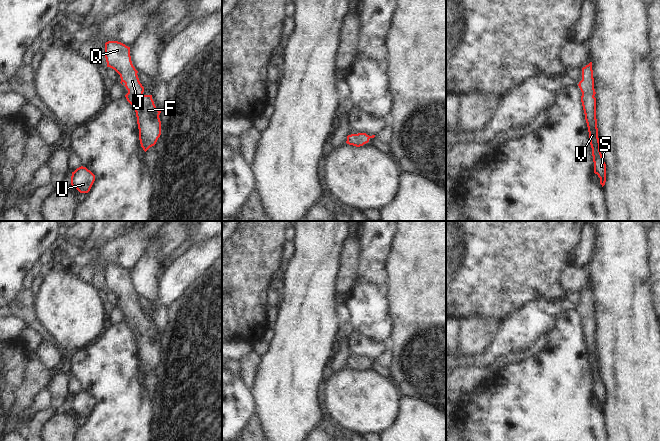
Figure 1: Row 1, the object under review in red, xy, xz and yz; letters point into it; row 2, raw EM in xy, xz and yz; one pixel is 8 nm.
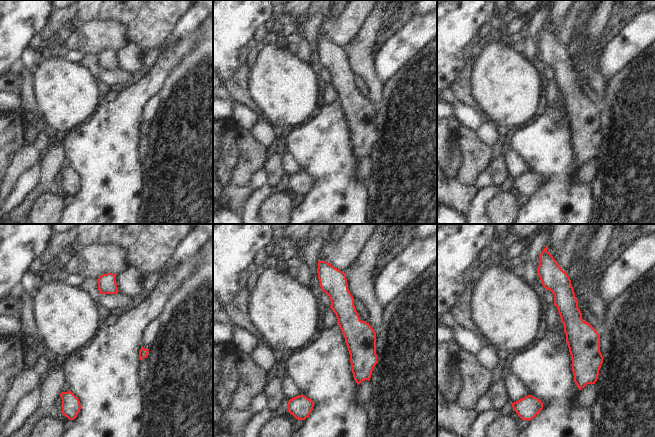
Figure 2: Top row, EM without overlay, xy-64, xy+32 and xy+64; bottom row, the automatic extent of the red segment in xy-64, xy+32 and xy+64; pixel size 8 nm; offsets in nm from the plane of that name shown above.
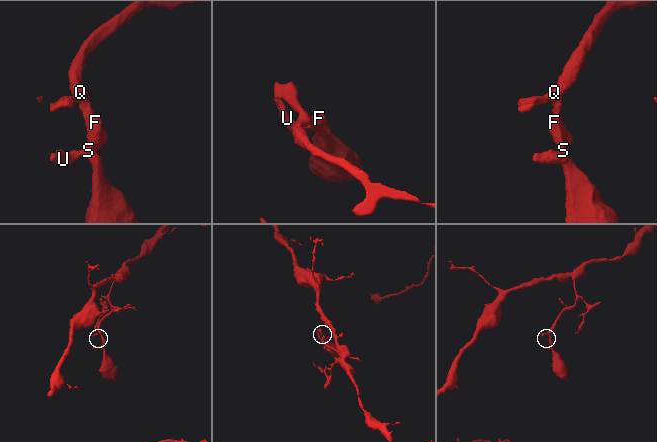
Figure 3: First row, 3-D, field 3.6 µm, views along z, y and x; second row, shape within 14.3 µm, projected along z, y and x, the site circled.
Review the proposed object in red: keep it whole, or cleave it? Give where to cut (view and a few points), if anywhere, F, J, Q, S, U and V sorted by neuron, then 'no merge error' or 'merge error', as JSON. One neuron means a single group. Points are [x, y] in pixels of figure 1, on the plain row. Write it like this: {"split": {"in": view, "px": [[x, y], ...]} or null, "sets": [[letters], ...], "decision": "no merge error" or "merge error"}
{"split": null, "sets": [["F", "J", "Q", "S", "U", "V"]], "decision": "no merge error"}

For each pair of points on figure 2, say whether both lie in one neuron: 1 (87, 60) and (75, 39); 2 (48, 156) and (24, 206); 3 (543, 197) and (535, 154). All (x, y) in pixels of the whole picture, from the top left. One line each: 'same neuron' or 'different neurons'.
1: different neurons
2: same neuron
3: same neuron

